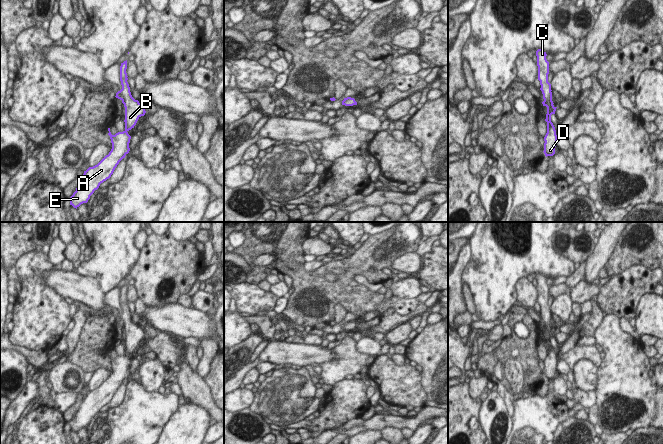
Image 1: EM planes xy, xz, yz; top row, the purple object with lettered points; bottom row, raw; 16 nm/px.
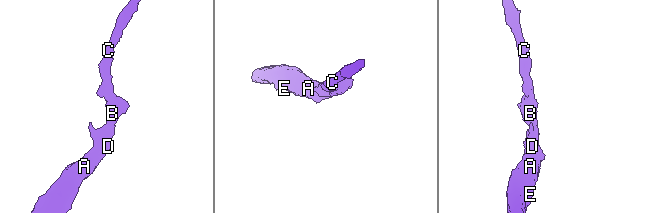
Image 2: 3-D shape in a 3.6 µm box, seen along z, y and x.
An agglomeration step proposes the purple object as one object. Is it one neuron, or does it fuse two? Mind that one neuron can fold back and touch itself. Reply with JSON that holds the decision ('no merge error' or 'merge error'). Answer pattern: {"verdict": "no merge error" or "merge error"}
{"verdict": "no merge error"}

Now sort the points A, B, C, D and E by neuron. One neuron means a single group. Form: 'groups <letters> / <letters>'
groups A B C D E

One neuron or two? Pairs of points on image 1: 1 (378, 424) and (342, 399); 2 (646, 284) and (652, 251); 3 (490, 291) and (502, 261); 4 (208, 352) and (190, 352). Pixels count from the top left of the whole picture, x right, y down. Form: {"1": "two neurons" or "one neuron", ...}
{"1": "two neurons", "2": "two neurons", "3": "one neuron", "4": "two neurons"}

